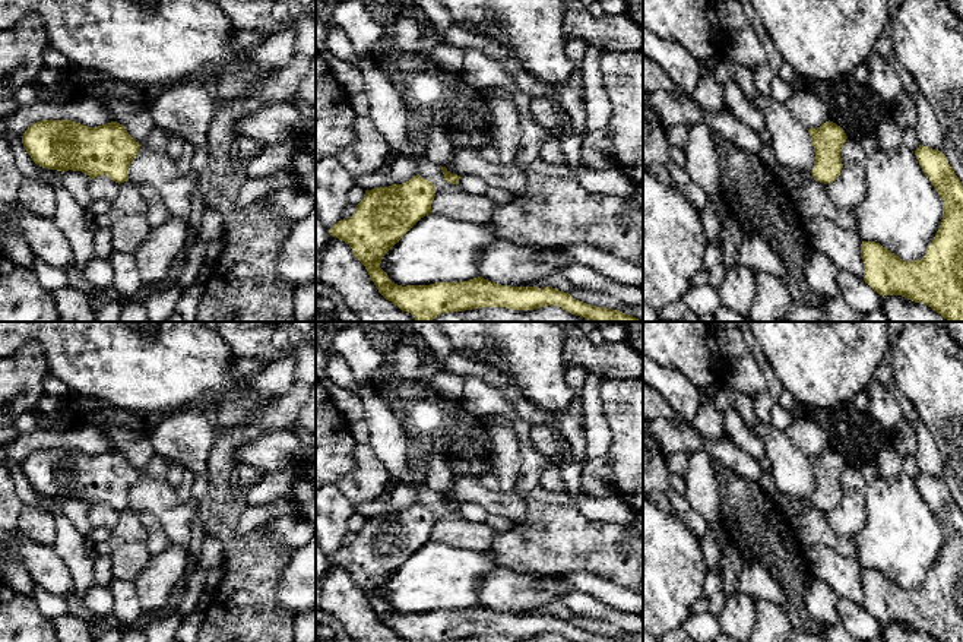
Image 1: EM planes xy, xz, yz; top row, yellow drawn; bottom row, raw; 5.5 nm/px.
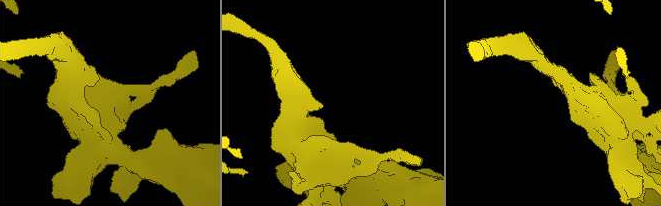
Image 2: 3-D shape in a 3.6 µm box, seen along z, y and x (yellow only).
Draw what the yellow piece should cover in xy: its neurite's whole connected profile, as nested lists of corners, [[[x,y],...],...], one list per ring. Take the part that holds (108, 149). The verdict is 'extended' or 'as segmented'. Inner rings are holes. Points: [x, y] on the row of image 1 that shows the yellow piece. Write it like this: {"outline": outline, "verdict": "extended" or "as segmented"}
{"outline": [[[41,120],[25,130],[22,143],[32,161],[42,168],[82,171],[89,175],[89,181],[107,175],[118,184],[129,181],[130,162],[140,149],[139,142],[117,121],[88,127],[72,120]]], "verdict": "as segmented"}

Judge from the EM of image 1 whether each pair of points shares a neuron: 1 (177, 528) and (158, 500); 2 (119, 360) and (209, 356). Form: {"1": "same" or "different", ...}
{"1": "same", "2": "same"}

